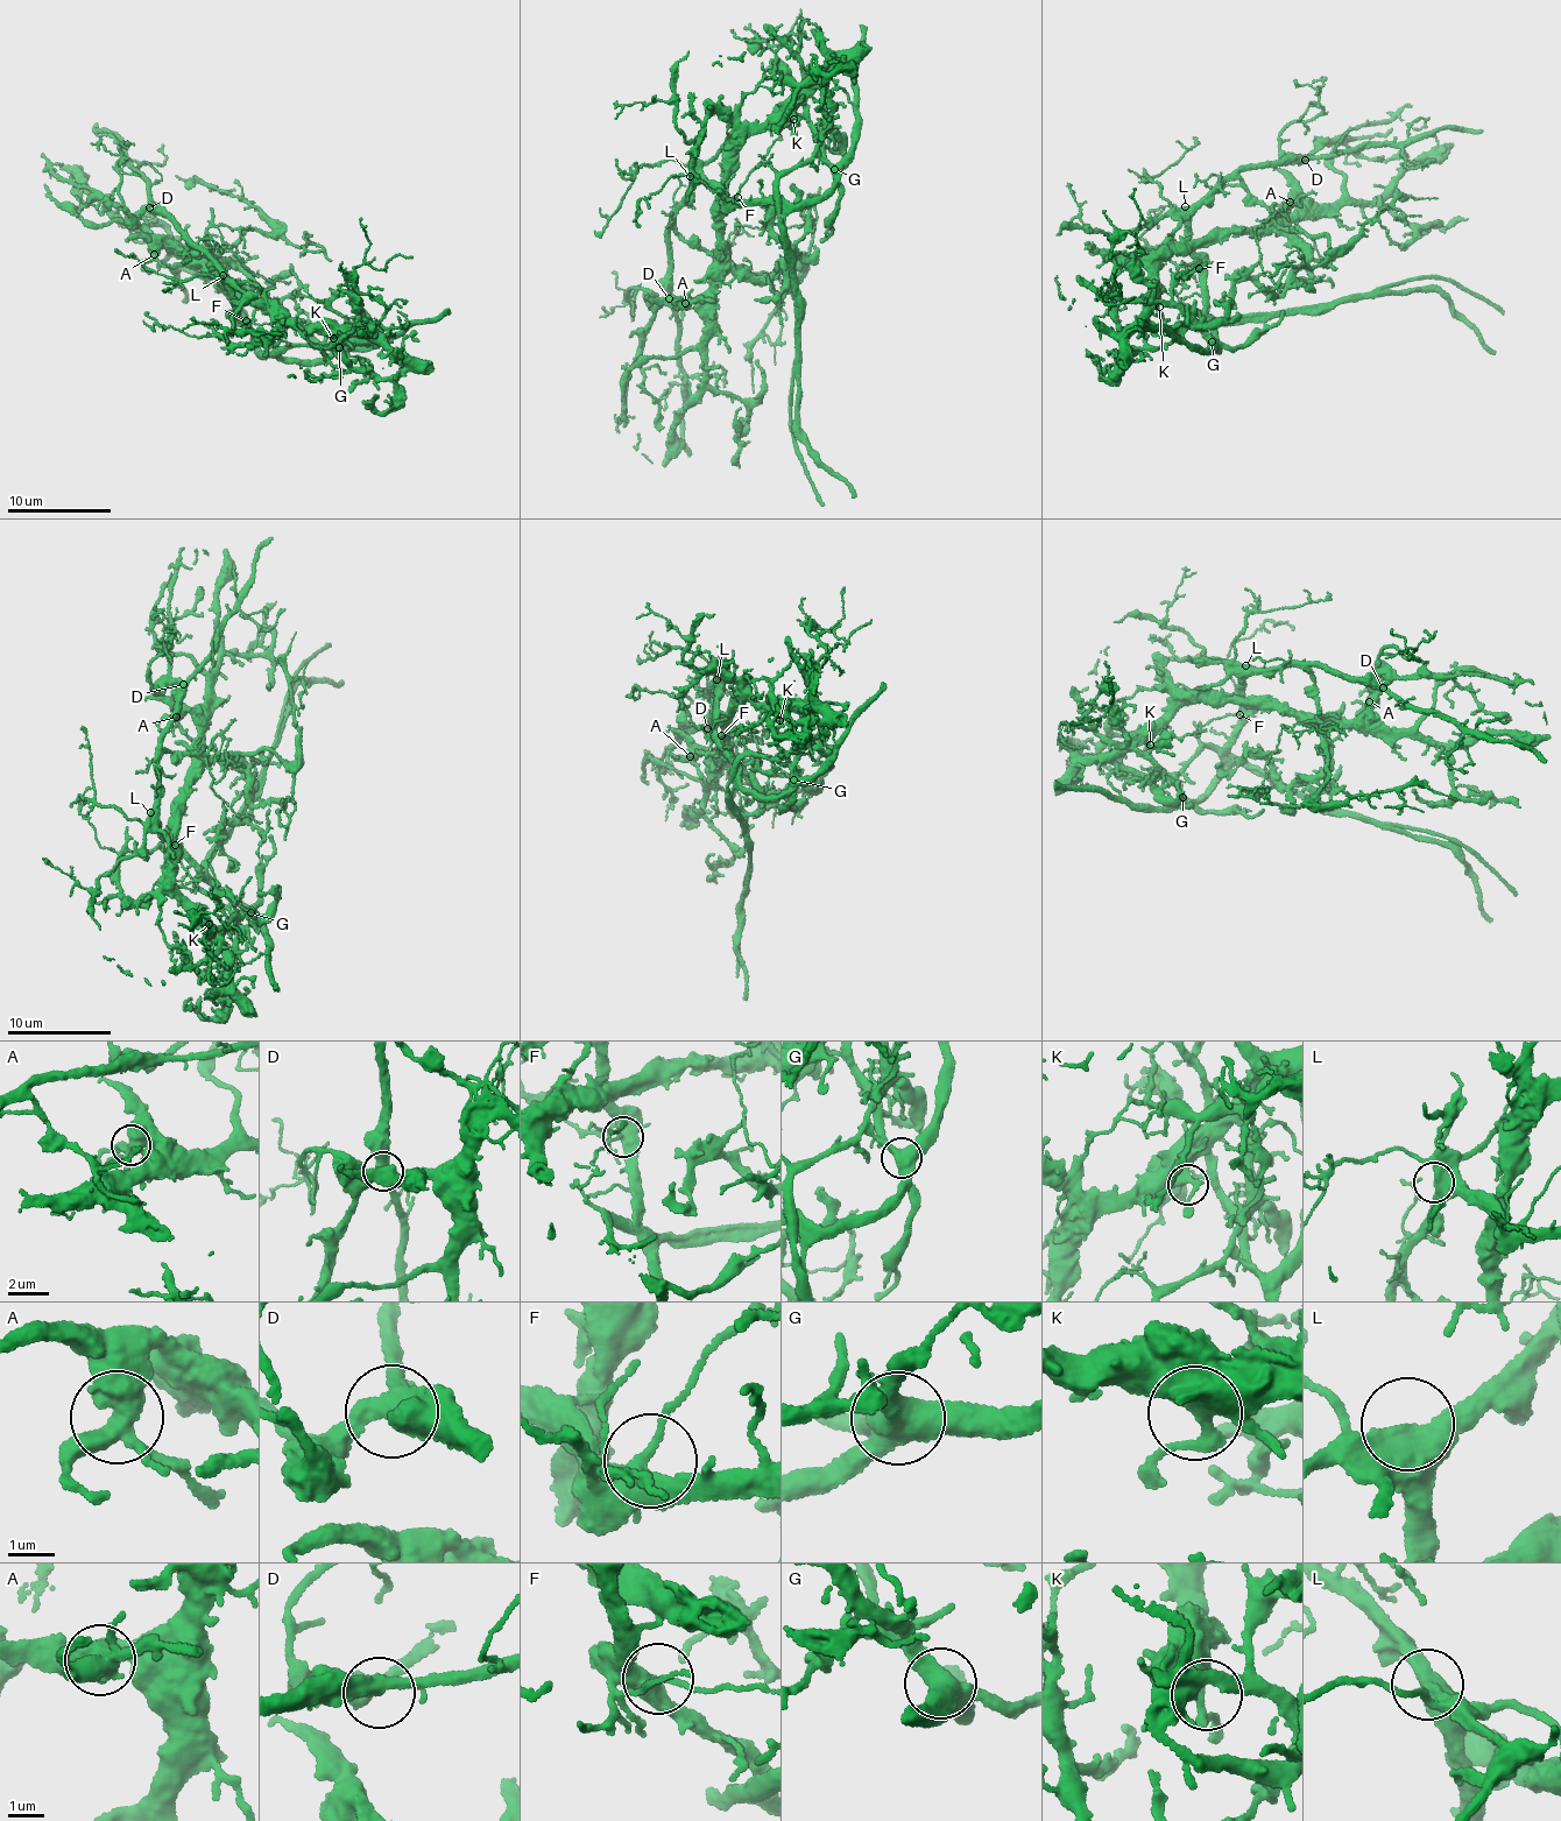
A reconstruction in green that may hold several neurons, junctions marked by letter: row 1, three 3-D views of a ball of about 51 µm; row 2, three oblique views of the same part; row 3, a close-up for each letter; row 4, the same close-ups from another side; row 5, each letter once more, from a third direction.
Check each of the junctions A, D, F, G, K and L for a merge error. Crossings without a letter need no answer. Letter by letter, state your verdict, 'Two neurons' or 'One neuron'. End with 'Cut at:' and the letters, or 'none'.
A: One neuron
D: One neuron
F: One neuron
G: Two neurons
K: One neuron
L: One neuron
Cut at: G

